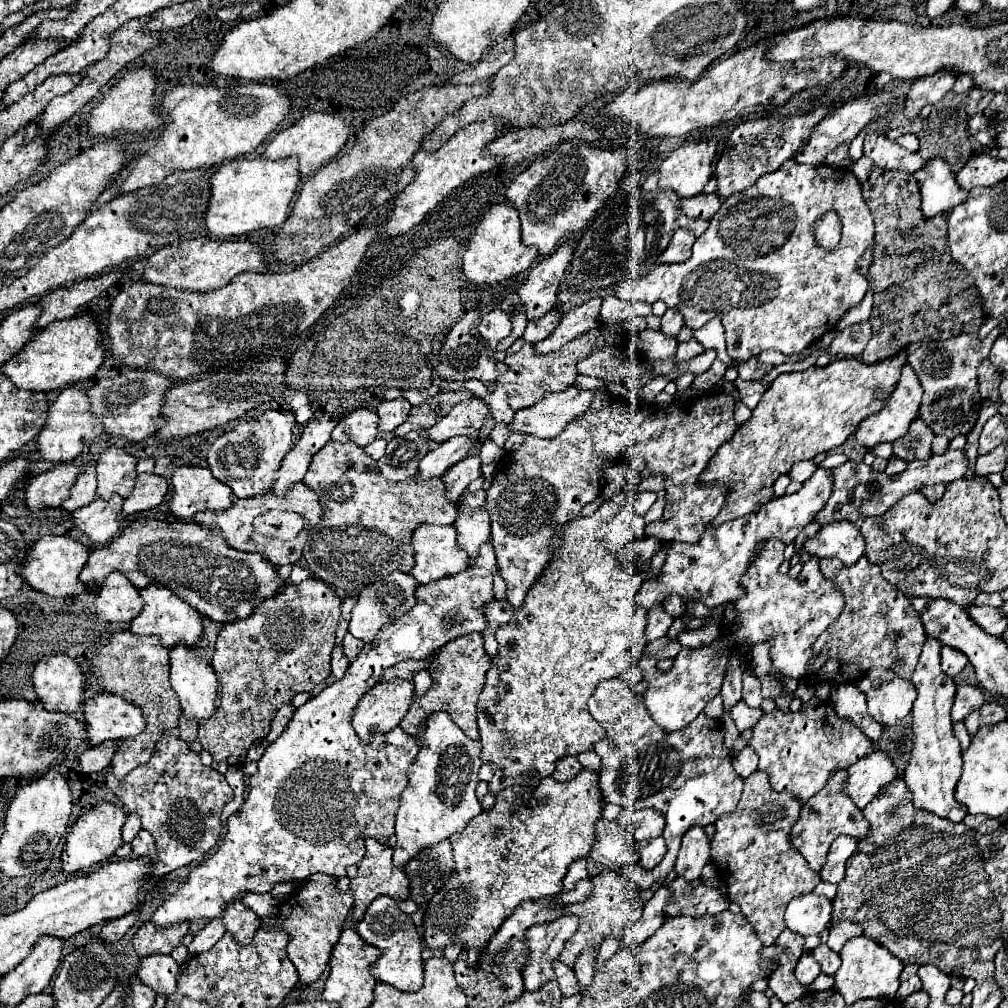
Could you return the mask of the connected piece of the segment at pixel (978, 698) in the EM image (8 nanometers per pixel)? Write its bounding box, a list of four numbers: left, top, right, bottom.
[951,683,985,721]

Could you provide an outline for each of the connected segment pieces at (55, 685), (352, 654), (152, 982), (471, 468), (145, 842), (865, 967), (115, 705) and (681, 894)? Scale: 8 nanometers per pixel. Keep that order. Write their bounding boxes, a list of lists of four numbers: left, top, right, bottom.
[[33,655,87,713],[343,633,365,661],[139,955,179,995],[443,455,481,501],[131,829,157,857],[833,935,903,1005],[85,691,145,745],[665,877,729,917]]

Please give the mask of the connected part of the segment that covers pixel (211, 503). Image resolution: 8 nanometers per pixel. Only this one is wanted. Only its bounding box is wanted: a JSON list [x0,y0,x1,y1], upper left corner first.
[171,467,233,521]

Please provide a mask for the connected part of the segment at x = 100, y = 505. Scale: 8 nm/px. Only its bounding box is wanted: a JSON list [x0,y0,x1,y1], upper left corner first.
[73,495,123,543]

